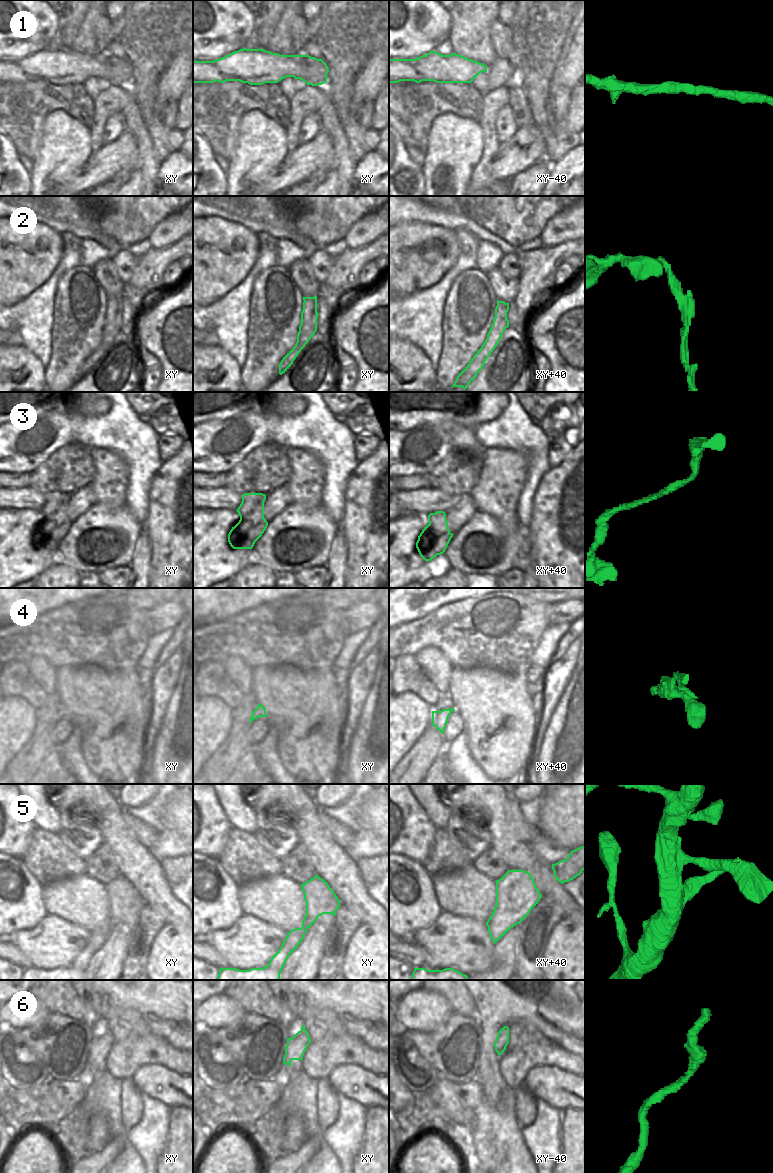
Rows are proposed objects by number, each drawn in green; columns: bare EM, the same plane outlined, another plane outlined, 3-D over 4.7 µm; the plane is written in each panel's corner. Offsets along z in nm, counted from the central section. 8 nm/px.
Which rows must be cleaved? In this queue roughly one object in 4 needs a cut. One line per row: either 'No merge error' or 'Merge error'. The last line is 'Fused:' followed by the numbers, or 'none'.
1: No merge error
2: Merge error
3: No merge error
4: No merge error
5: No merge error
6: No merge error
Fused: 2.

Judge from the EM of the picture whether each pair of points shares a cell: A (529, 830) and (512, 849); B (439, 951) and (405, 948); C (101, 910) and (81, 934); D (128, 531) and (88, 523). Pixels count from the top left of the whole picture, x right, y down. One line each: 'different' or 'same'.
A: different
B: different
C: different
D: same

